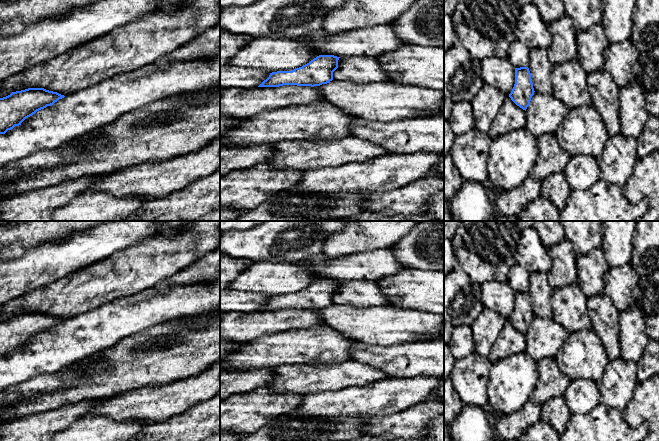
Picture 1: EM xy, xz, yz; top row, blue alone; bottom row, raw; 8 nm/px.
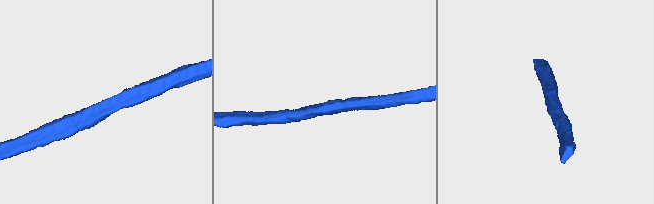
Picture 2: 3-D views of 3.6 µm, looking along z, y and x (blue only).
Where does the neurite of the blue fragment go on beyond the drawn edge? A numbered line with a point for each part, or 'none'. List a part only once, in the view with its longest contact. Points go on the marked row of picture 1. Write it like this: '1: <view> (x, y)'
none

